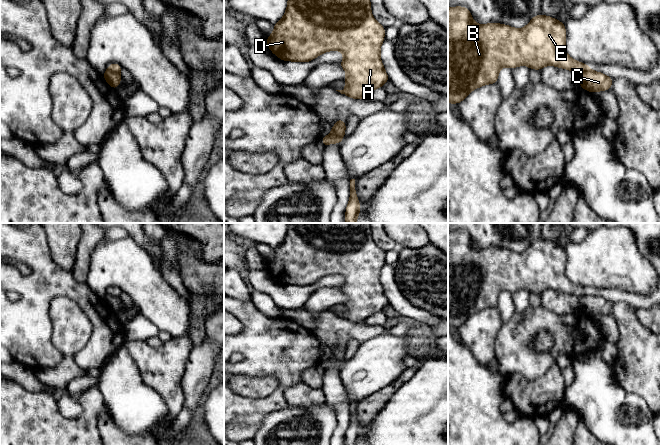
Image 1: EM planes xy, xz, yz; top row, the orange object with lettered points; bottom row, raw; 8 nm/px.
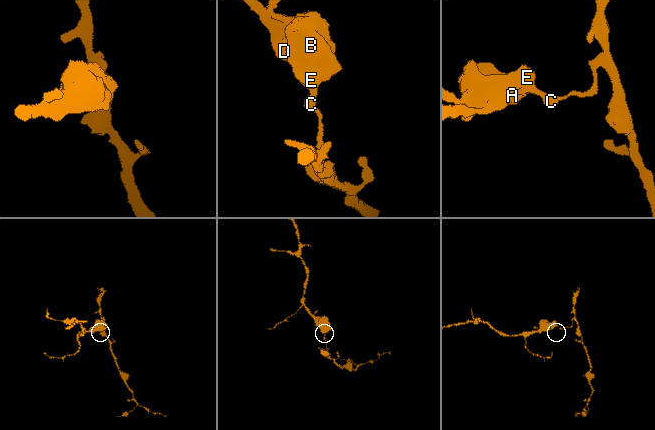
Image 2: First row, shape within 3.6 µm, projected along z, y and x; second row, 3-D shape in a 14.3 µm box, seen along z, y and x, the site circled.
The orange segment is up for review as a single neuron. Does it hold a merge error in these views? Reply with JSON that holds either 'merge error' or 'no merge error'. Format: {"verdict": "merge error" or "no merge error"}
{"verdict": "merge error"}

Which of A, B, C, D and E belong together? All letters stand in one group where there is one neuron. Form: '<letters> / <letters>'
A B D E / C

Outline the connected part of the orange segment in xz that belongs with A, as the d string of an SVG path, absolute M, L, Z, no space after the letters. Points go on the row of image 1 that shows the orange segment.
M288 0L288 6L283 18L274 26L274 33L267 37L267 47L279 58L284 61L295 61L295 62L309 62L320 54L332 50L341 51L344 54L344 60L338 63L346 72L347 77L343 80L347 87L344 90L336 90L341 94L349 96L353 99L364 99L364 97L371 91L382 87L386 82L389 81L389 77L384 70L384 66L380 59L380 47L382 42L385 40L384 33L385 27L380 25L372 16L370 0Z

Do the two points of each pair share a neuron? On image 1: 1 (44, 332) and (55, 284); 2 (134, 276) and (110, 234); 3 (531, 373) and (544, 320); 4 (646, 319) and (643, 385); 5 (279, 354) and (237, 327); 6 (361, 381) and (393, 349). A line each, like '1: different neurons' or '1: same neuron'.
1: same neuron
2: different neurons
3: same neuron
4: different neurons
5: different neurons
6: same neuron

